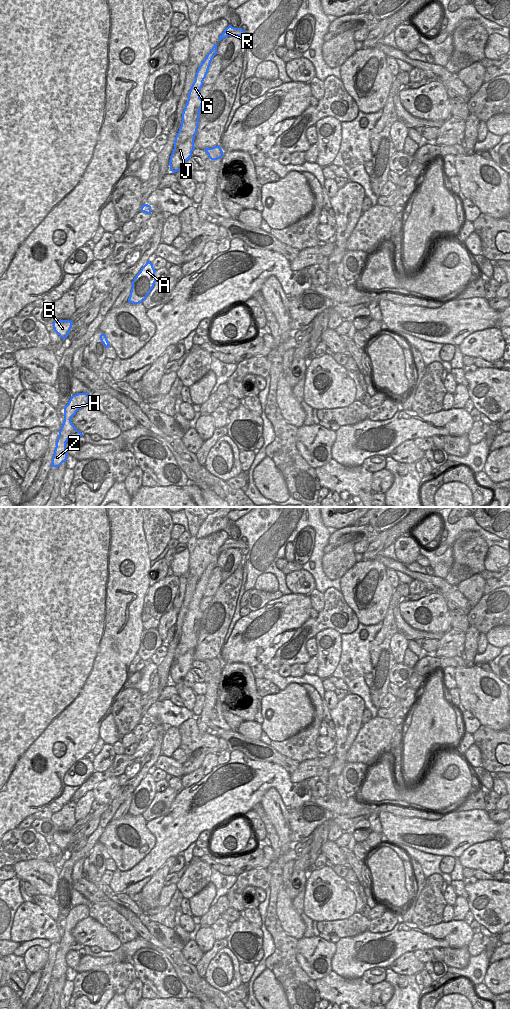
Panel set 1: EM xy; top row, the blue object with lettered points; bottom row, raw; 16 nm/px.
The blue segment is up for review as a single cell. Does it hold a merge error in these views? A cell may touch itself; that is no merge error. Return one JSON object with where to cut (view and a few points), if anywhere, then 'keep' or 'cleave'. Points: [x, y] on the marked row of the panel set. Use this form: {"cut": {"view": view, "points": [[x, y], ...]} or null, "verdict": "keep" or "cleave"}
{"cut": null, "verdict": "keep"}

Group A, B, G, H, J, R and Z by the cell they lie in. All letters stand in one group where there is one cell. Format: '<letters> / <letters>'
A B G H J R Z

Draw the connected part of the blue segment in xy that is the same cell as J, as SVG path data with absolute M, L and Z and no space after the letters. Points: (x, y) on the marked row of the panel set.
M214 44L211 51L199 66L195 80L190 88L188 100L182 113L181 126L175 137L174 149L170 156L169 166L170 171L173 173L183 168L187 160L192 156L192 151L195 149L194 139L199 124L199 113L203 104L199 93L211 61L217 54L217 45L218 44Z

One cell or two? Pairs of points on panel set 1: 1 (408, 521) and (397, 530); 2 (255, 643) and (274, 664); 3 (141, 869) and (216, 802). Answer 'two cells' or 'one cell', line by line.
1: one cell
2: two cells
3: one cell

